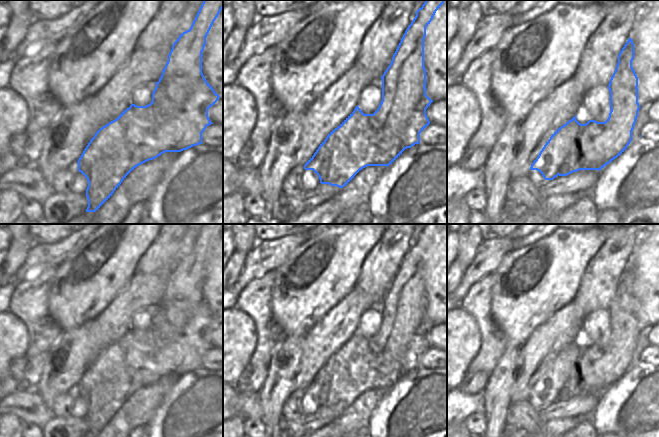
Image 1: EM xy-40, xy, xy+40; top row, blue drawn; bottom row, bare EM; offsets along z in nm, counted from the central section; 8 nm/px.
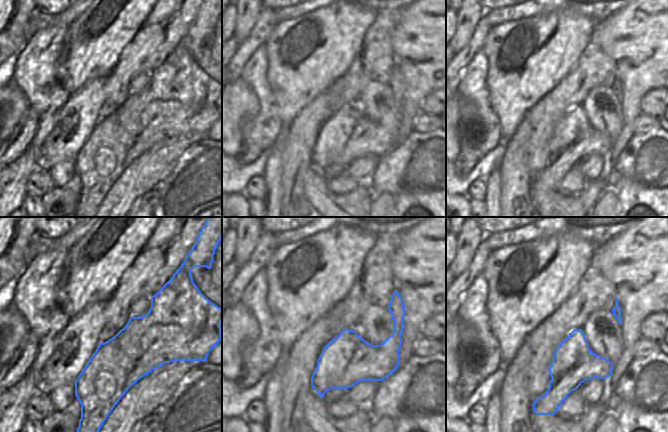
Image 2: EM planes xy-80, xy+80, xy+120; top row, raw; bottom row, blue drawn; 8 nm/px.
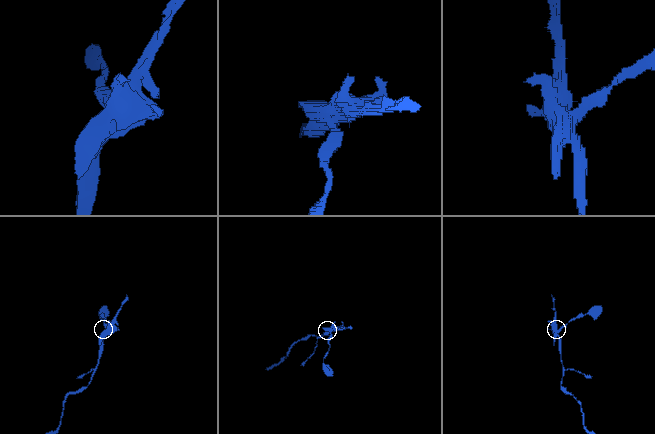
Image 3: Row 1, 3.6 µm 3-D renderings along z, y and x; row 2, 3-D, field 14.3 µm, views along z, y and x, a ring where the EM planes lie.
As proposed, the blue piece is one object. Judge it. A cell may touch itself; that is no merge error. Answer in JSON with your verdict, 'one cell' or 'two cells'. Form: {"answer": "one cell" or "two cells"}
{"answer": "two cells"}

